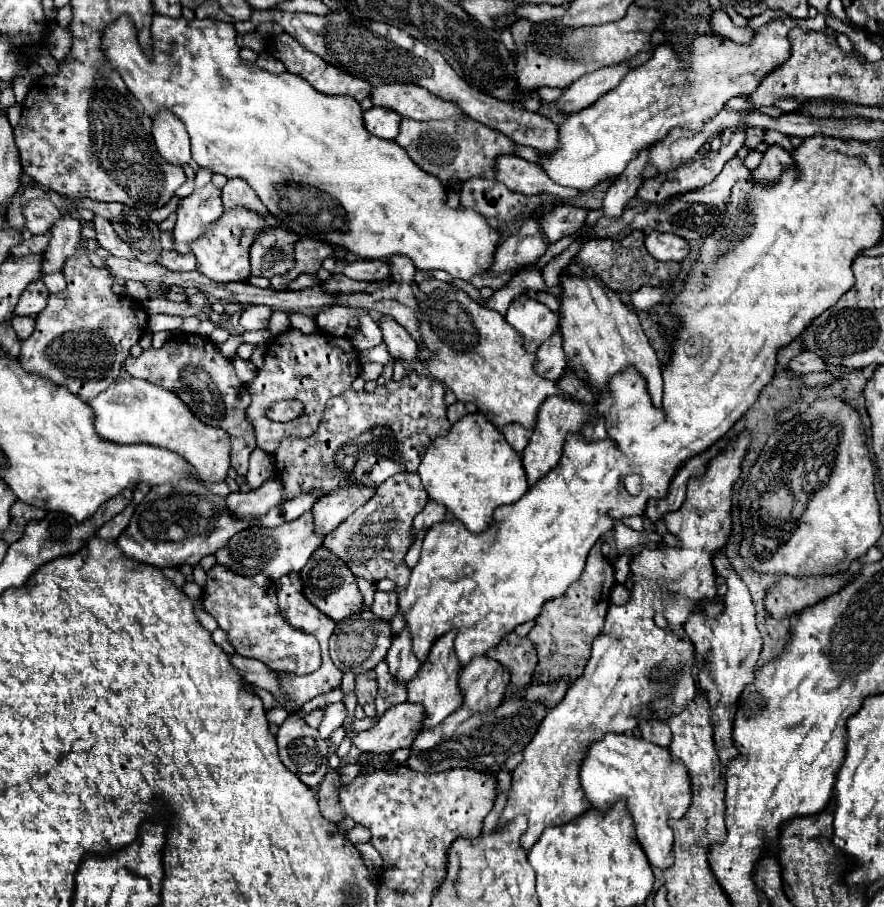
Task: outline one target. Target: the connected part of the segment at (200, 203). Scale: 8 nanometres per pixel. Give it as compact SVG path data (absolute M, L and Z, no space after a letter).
M211 182L203 188L195 188L187 198L179 200L177 224L175 224L175 250L181 254L191 252L191 242L205 234L205 226L215 222L223 214L221 190Z

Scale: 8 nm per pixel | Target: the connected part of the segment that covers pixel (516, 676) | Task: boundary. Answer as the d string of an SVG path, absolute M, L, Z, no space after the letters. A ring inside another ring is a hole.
M509 632L495 648L491 648L491 650L487 652L487 656L493 658L493 660L497 660L497 662L501 662L505 668L509 668L509 672L511 672L511 684L513 684L515 688L525 688L525 686L531 682L531 672L535 670L537 654L535 654L533 642L531 642L527 636L521 638L521 636L517 636L515 632Z

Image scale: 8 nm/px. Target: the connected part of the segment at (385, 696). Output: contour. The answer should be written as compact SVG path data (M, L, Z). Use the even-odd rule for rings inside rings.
M381 660L375 666L375 672L377 672L377 682L379 682L379 692L377 692L375 706L377 706L377 714L381 716L391 706L395 706L399 702L405 702L407 700L407 692L405 692L405 686L399 684L399 680L395 680L389 674L389 668L387 668L385 660Z

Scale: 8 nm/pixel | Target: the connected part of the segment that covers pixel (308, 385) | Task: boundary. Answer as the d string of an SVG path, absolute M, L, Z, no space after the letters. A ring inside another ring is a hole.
M289 328L285 334L273 338L265 352L263 368L257 370L257 376L249 384L253 402L247 410L247 416L255 428L257 446L271 454L275 452L283 436L297 436L297 438L311 436L321 422L327 400L351 388L351 382L355 380L357 372L359 372L359 358L355 346L345 336L343 338L329 336L319 328L311 334L303 334L297 328ZM277 400L301 400L305 406L303 416L285 424L269 420L265 410L269 408L271 402Z

